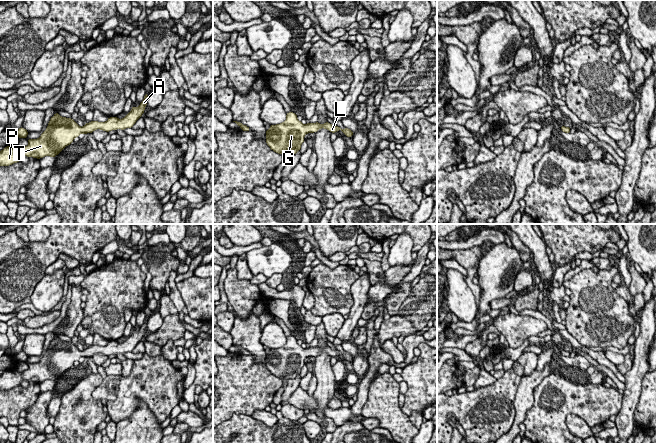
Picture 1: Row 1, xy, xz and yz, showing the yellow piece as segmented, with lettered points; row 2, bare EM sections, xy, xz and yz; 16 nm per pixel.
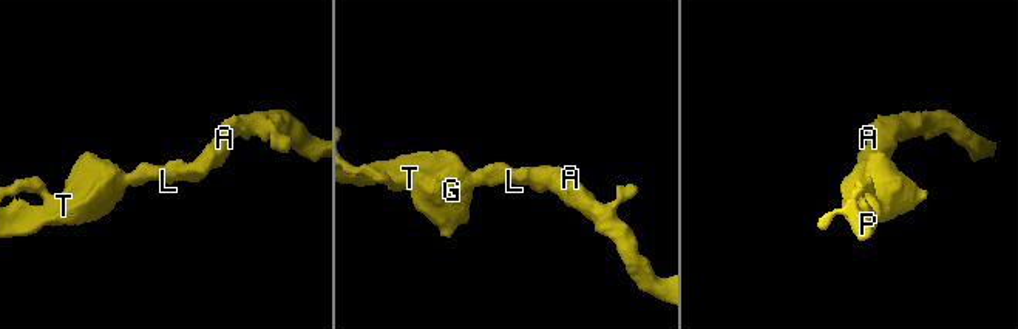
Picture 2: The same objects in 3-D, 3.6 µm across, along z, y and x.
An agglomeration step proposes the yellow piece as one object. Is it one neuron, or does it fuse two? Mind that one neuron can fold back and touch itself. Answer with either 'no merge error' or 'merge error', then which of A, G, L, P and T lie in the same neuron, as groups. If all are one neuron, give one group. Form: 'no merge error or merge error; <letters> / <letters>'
no merge error; A G L P T

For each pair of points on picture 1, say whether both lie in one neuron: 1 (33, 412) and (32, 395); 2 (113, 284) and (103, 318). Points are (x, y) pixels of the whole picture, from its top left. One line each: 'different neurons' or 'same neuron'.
1: different neurons
2: same neuron

